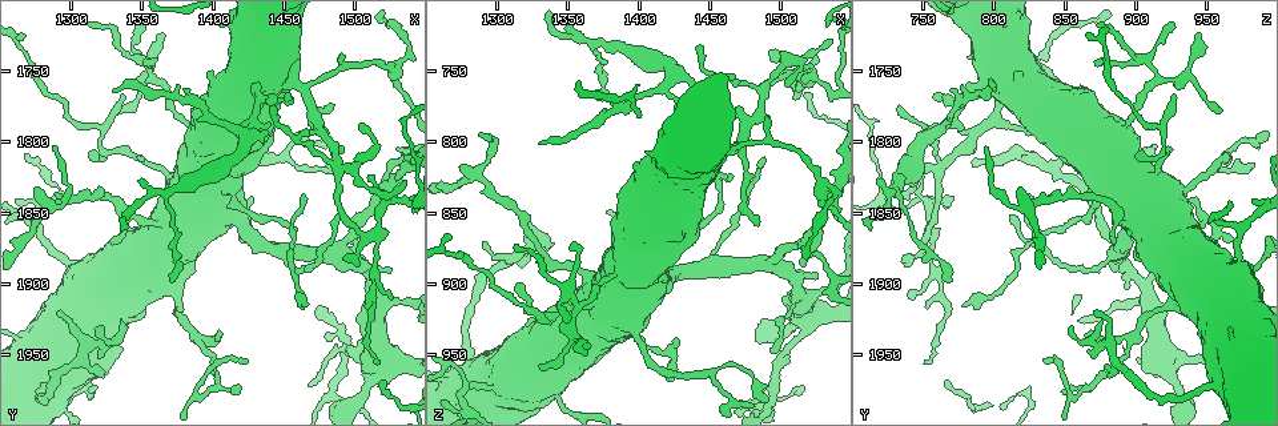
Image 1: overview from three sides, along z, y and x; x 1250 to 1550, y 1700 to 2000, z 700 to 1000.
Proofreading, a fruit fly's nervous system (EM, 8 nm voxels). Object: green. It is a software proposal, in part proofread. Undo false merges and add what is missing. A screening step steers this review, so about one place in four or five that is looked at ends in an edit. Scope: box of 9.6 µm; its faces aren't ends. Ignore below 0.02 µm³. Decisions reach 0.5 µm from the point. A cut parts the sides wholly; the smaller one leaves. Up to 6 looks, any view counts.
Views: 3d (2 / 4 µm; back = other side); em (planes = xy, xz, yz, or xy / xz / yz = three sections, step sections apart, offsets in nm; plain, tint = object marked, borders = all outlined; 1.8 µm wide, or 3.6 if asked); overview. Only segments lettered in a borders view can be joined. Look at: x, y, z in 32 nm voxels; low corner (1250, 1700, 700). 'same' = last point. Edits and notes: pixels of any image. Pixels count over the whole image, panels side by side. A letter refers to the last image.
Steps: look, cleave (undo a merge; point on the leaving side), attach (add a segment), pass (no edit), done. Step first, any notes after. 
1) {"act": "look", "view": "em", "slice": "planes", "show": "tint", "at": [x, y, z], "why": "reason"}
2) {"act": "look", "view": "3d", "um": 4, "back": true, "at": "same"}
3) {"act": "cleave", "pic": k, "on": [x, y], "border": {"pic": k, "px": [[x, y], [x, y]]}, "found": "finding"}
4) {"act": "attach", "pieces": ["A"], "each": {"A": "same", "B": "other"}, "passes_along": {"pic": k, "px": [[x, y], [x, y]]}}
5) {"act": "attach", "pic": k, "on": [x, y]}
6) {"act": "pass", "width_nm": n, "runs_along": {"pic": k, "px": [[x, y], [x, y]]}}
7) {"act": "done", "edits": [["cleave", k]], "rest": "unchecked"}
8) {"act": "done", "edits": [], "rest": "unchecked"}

{"act": "look", "view": "em", "slice": "planes", "show": "borders", "at": [1492, 1882, 736], "why": "thin end"}

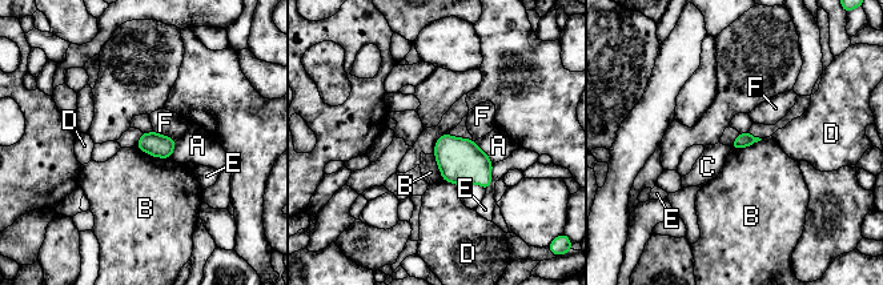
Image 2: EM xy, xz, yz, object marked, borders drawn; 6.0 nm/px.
{"act": "pass", "each": {"A": "other", "B": "other", "C": "other", "D": "other", "E": "other", "F": "other"}, "border": {"pic": 2, "px": [[136, 147], [153, 156], [169, 159]]}, "found": "no lettered segment goes on from it"}

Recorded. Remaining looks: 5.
{"act": "look", "view": "3d", "um": 2, "at": [1370, 1898, 770], "why": "thin end"}

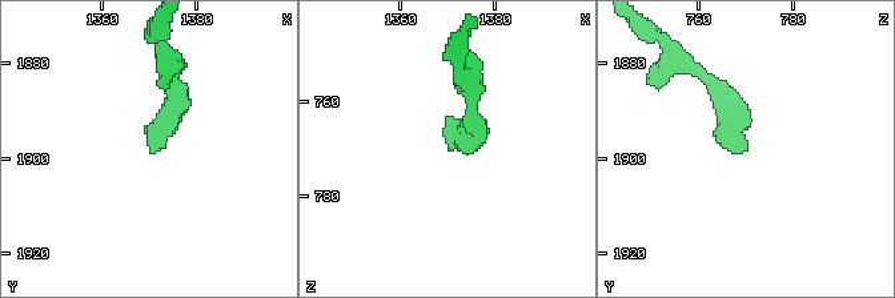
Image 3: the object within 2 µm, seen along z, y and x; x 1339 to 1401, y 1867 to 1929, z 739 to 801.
{"act": "look", "view": "em", "slice": "planes", "show": "borders", "at": [1371, 1899, 770], "why": "shape alone is not enough"}

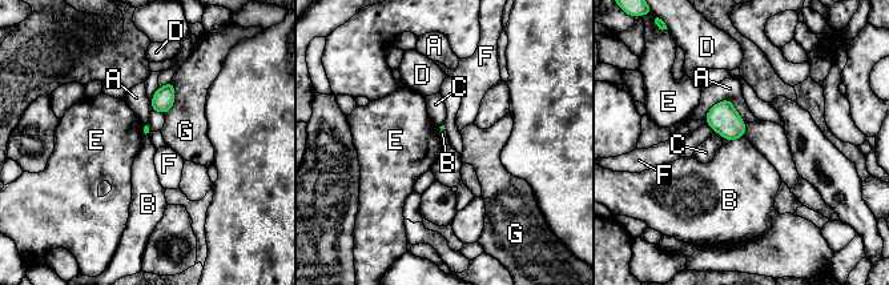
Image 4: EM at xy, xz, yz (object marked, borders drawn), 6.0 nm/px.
{"act": "pass", "each": {"A": "other", "B": "other", "C": "other", "D": "other", "E": "other", "F": "other", "G": "other"}, "found": "no lettered segment goes on from it"}

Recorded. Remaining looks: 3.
{"act": "look", "view": "3d", "um": 4, "at": [1284, 1972, 964], "why": "sudden change in width"}

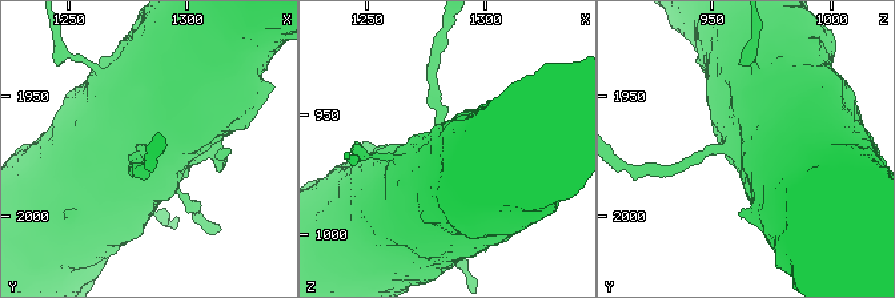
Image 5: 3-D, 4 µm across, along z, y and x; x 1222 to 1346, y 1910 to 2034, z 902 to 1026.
{"act": "look", "view": "em", "um": 3.6, "slice": "xy", "step": 4, "show": "tint", "at": "same", "why": "shape alone is not enough"}

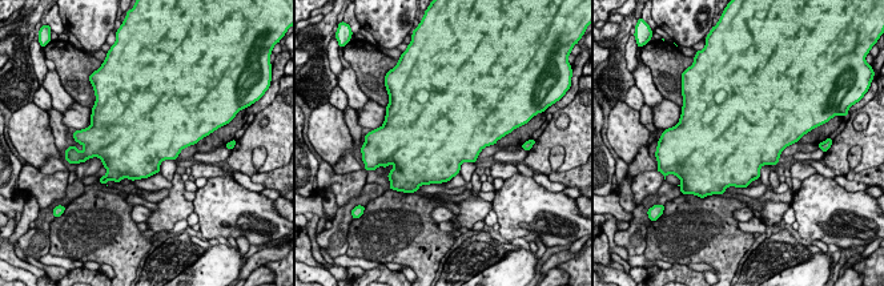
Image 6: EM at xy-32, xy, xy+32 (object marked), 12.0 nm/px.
{"act": "look", "view": "em", "um": 3.6, "slice": "planes", "show": "borders", "at": "same"}

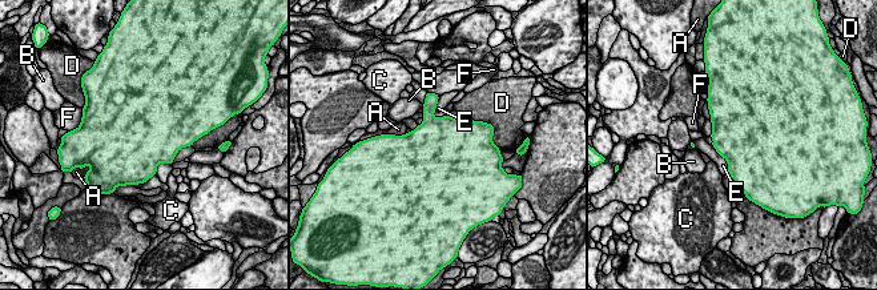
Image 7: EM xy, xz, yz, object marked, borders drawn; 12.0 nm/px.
{"act": "pass", "longest_contact_nm": ["E", 400], "each": {"A": "other", "B": "other", "C": "other", "D": "other", "E": "other", "F": "other"}, "border": {"pic": 7, "px": [[711, 145], [725, 160], [728, 172]]}, "found": "one neuron here"}

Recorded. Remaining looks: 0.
{"act": "done", "edits": [], "rest": "unchecked"}

